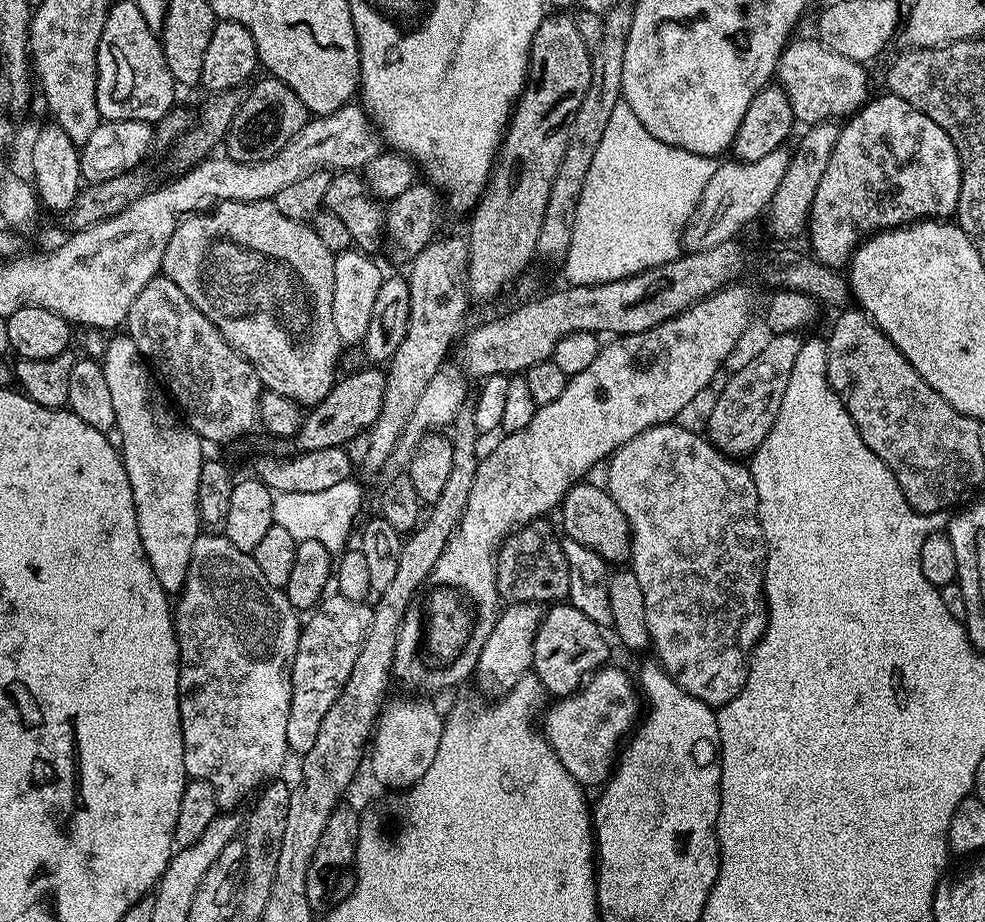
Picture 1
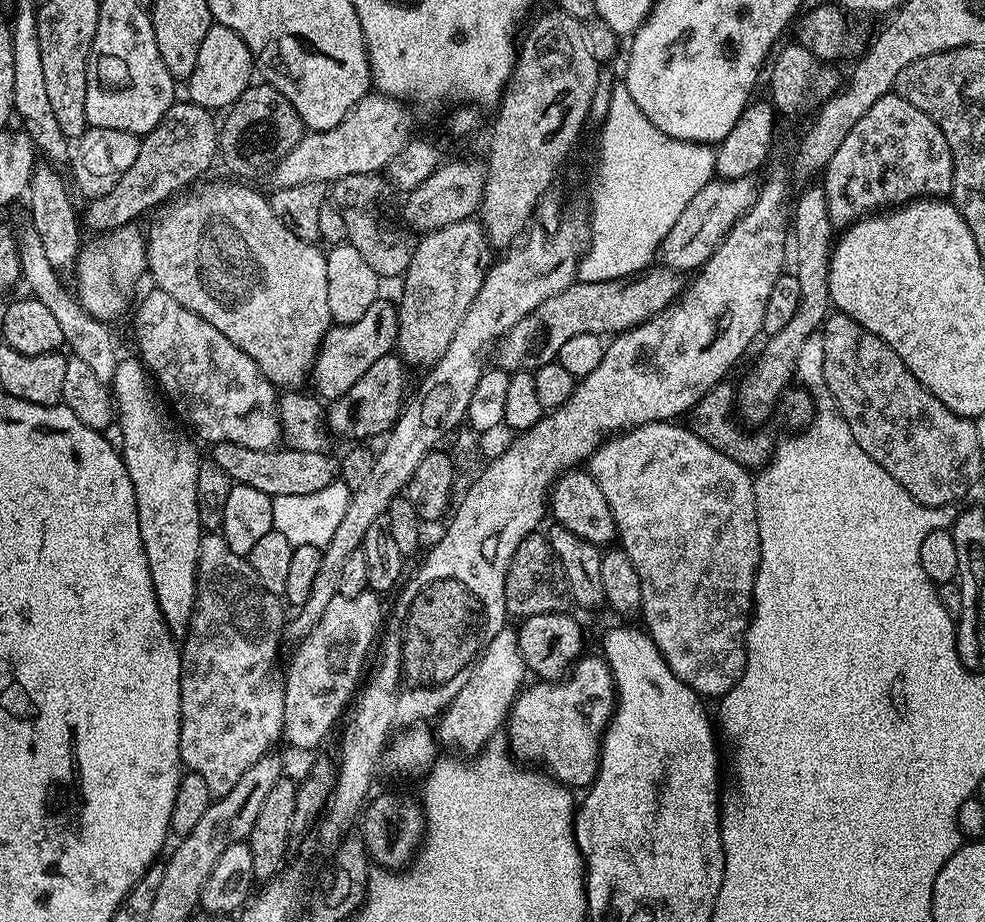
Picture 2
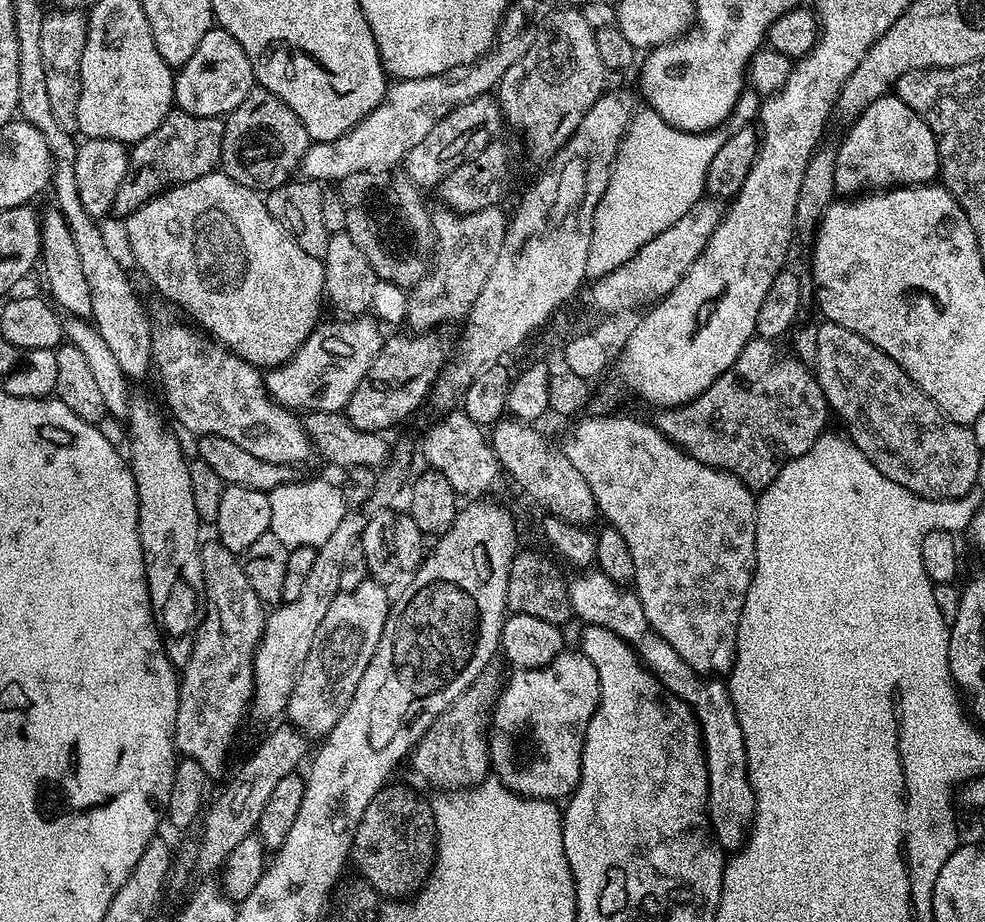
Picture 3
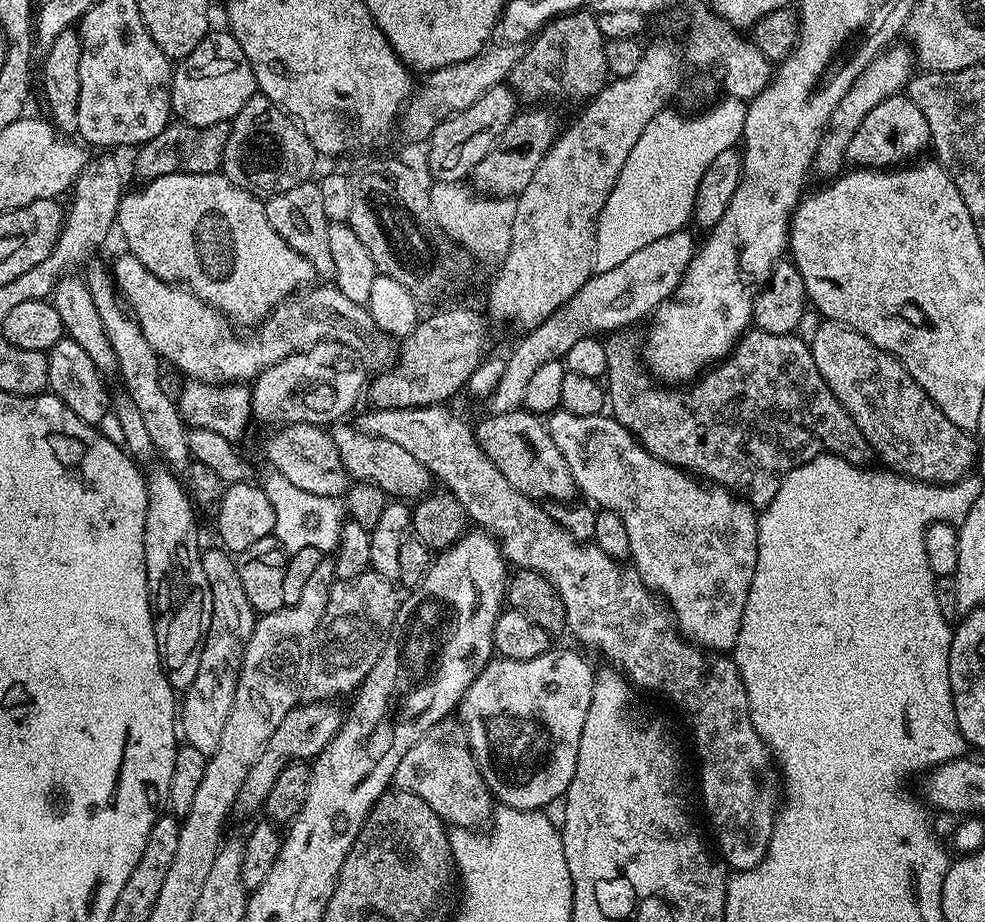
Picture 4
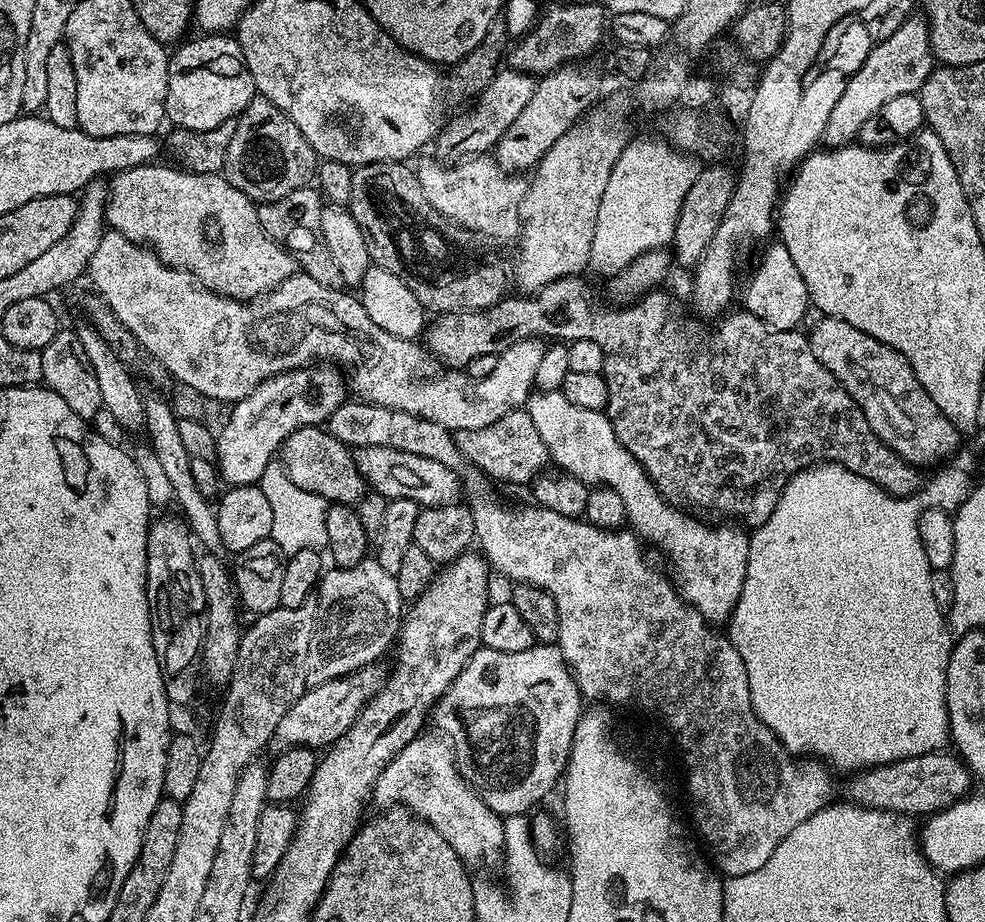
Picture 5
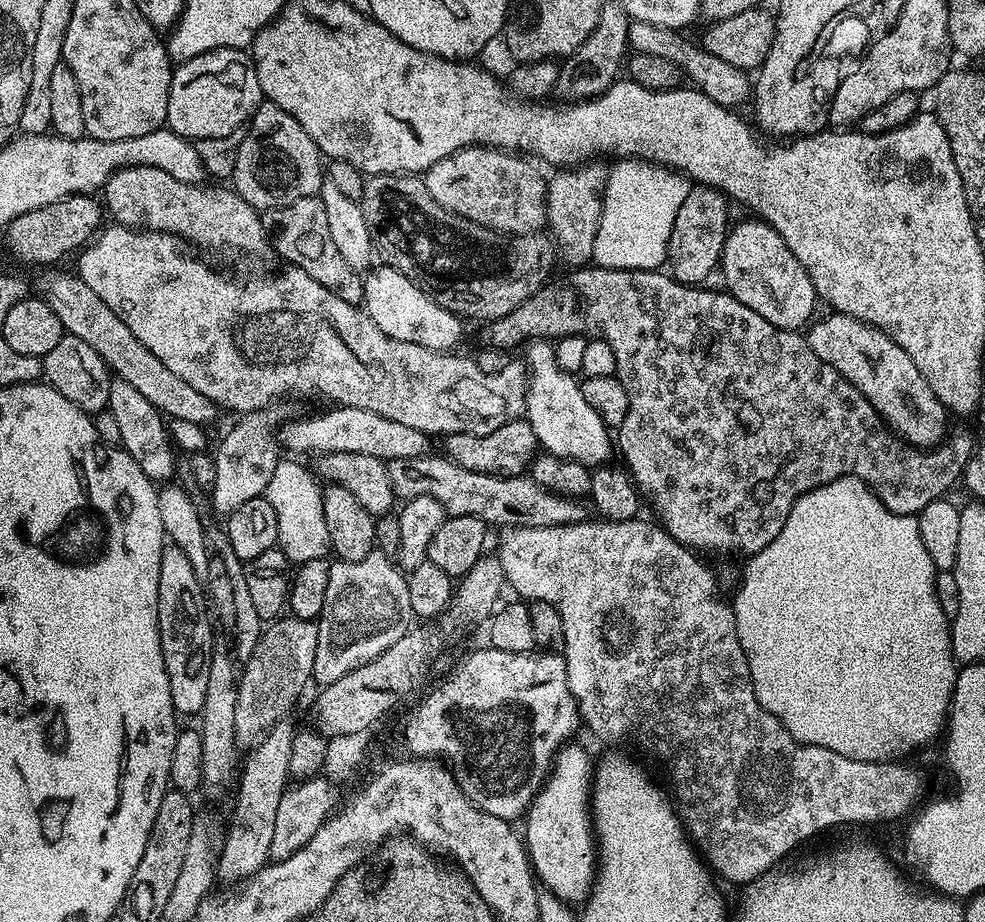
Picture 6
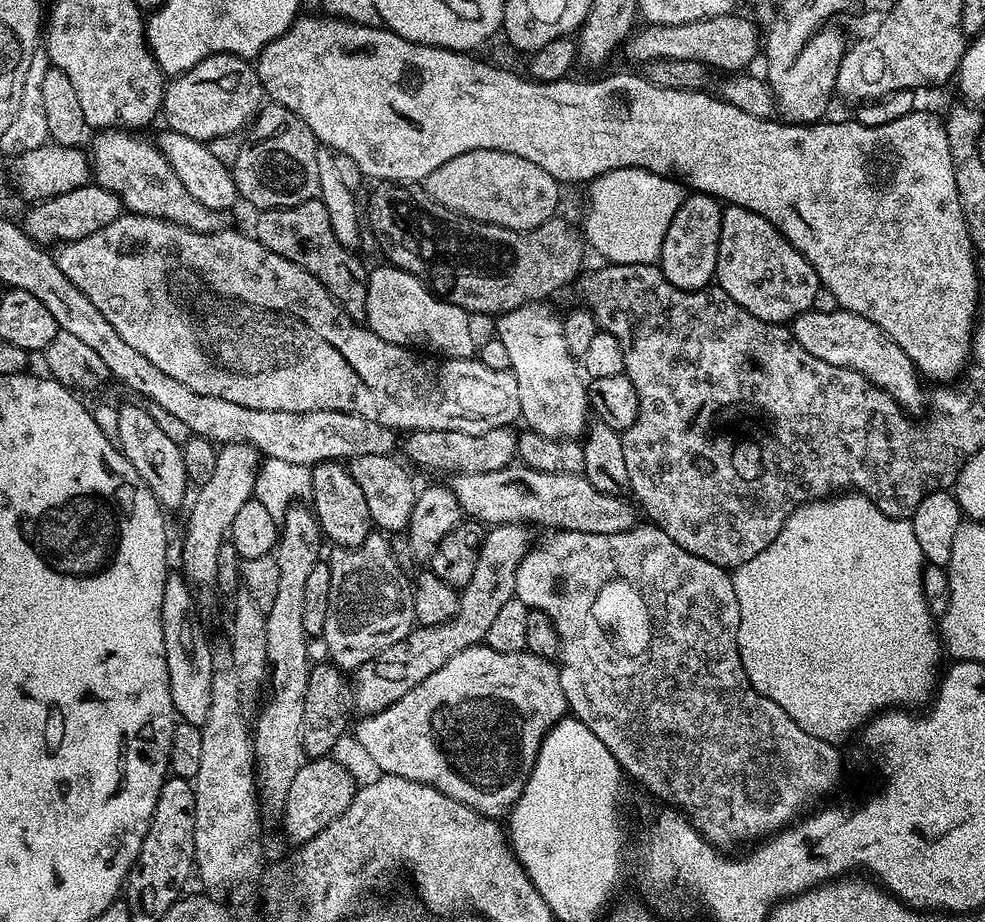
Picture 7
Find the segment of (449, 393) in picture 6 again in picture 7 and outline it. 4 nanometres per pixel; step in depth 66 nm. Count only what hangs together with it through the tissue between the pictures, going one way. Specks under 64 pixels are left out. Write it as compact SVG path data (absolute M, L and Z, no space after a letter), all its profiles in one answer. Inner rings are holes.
M122 214L114 222L110 222L110 226L98 230L98 234L90 234L86 238L78 238L77 240L71 240L69 244L59 245L59 247L55 249L54 255L56 257L56 265L60 267L62 274L66 274L66 278L70 278L70 282L74 282L74 286L78 286L78 290L82 290L82 294L86 294L86 298L90 298L90 302L94 302L94 306L98 306L98 310L102 310L102 318L106 318L106 322L110 322L110 326L114 326L114 330L122 336L123 341L126 342L126 346L134 346L134 350L138 350L138 354L142 354L143 357L150 358L150 362L154 362L154 366L158 366L158 370L162 370L162 374L166 374L170 378L178 378L178 382L182 382L182 386L190 386L190 390L194 390L198 394L210 394L214 398L226 398L226 402L238 402L238 406L246 406L254 410L282 410L283 412L338 410L339 412L356 412L362 418L370 418L370 422L378 422L382 426L399 430L404 434L409 432L425 432L426 430L454 430L462 434L486 434L486 430L506 428L515 425L515 420L519 421L521 419L520 403L518 402L518 378L513 374L511 368L507 368L506 370L490 370L486 366L482 366L482 362L478 358L470 360L433 358L431 355L421 354L419 351L413 350L411 347L403 344L391 344L382 338L378 338L378 334L371 332L363 323L351 320L351 318L340 309L340 305L336 303L335 298L321 286L318 278L314 278L302 266L295 264L293 260L287 260L278 254L274 254L274 250L266 250L266 246L262 246L256 241L255 235L248 233L247 236L244 232L235 232L231 226L225 226L221 228L219 232L195 232L189 228L184 228L181 224L175 224L169 220L159 220L153 216Z

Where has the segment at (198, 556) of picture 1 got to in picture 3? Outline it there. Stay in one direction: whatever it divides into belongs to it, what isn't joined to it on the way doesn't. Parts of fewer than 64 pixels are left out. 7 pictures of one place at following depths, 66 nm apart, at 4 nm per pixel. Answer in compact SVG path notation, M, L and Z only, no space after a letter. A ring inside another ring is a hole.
M217 541L210 542L201 547L205 614L195 629L196 638L180 676L176 746L181 757L194 759L206 775L216 778L232 752L244 715L247 717L250 712L254 695L252 658L265 632L268 610L246 577L237 555Z

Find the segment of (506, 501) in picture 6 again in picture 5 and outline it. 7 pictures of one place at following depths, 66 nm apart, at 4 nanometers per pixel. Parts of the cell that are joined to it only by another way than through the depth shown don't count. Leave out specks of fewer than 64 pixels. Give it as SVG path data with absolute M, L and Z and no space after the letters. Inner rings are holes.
M386 446L357 448L354 455L367 487L384 496L385 501L410 498L415 504L433 508L461 503L462 480L457 469L442 466L442 462L434 462L434 458L422 458L422 454L406 454Z

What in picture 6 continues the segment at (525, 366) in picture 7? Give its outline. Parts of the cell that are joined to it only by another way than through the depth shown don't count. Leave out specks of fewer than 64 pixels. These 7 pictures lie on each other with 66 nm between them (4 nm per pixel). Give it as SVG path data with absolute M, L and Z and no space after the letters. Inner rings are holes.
M533 339L527 348L530 371L524 407L537 445L551 456L562 456L589 466L607 465L608 455L614 452L614 440L609 425L604 423L601 416L594 414L590 402L582 398L581 381L573 373L561 369L556 360L556 349L547 339Z

